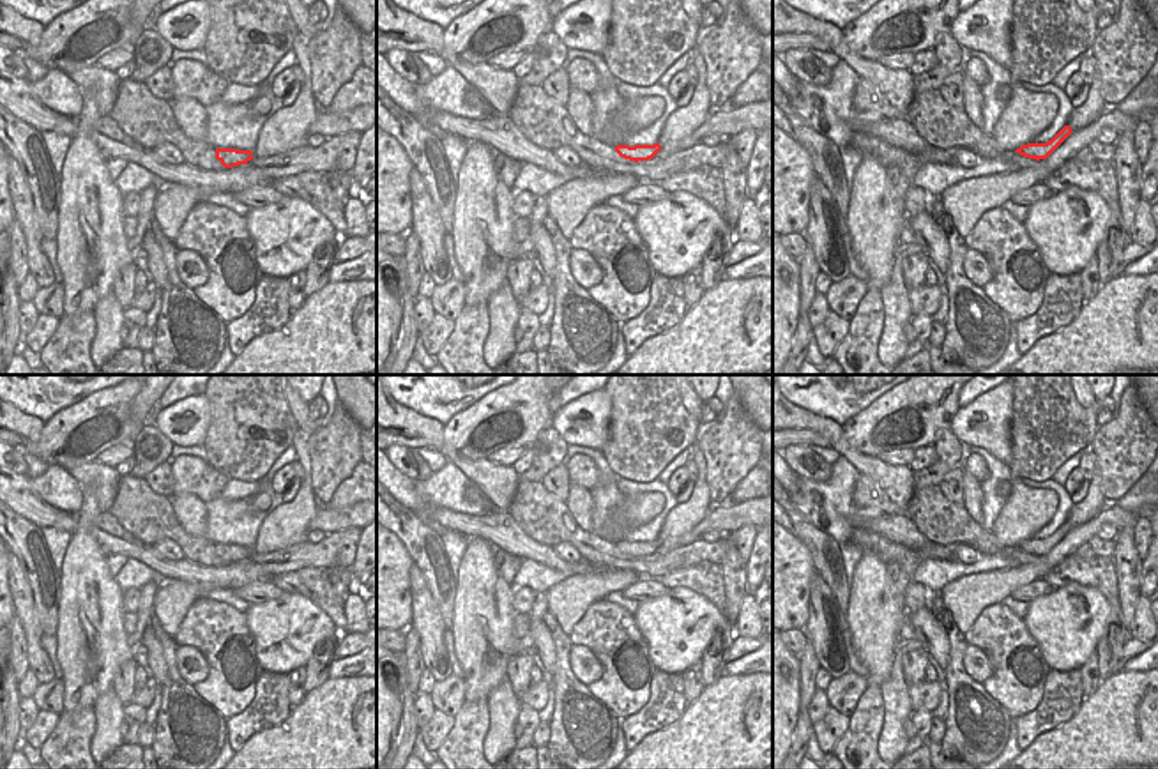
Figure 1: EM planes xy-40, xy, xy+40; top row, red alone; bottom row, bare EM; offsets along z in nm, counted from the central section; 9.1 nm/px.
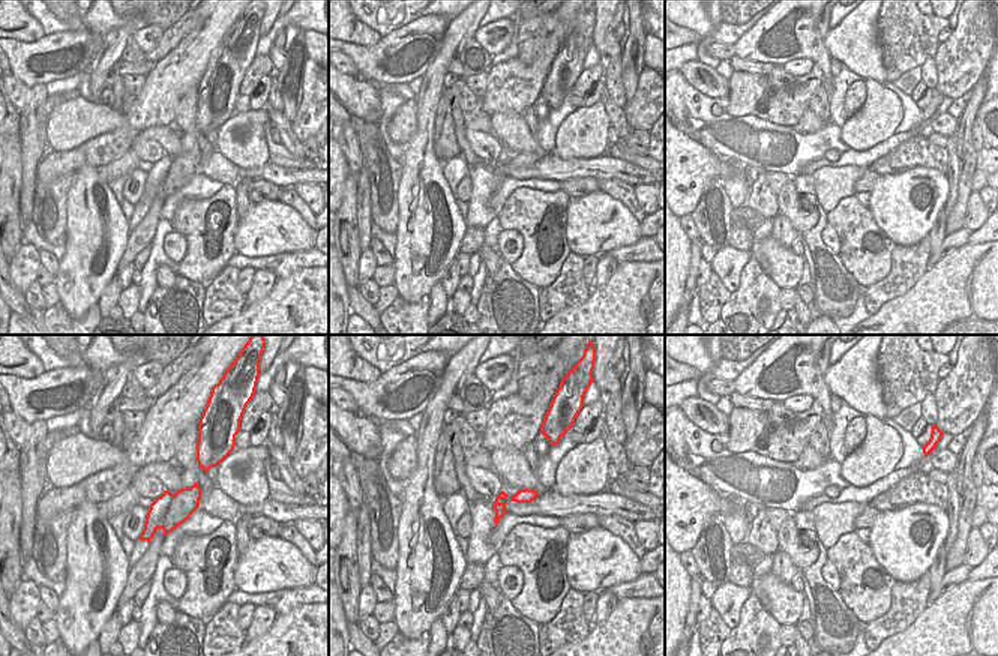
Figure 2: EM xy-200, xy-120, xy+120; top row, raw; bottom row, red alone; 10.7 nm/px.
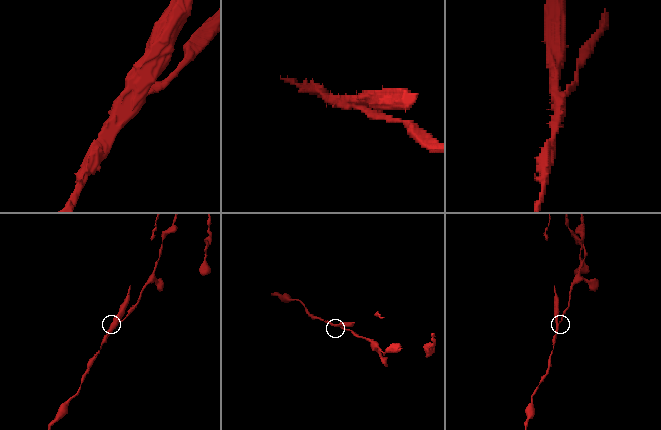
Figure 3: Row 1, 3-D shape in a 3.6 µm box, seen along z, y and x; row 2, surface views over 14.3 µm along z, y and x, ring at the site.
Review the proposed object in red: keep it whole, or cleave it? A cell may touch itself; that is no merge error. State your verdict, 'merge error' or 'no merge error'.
merge error

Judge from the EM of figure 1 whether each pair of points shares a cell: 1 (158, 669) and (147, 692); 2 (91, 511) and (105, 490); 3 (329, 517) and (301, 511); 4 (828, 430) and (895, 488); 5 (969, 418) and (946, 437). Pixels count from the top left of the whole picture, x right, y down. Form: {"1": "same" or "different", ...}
{"1": "different", "2": "different", "3": "different", "4": "same", "5": "different"}

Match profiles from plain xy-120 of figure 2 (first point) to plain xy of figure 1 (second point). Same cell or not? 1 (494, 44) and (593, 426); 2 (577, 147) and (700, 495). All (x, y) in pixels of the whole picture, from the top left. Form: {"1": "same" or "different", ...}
{"1": "same", "2": "same"}

